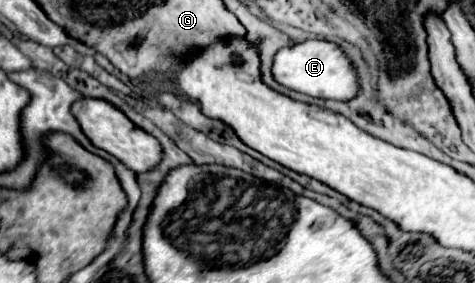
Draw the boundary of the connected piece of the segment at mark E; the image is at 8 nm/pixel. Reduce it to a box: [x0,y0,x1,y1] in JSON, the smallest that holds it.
[272,39,358,101]

